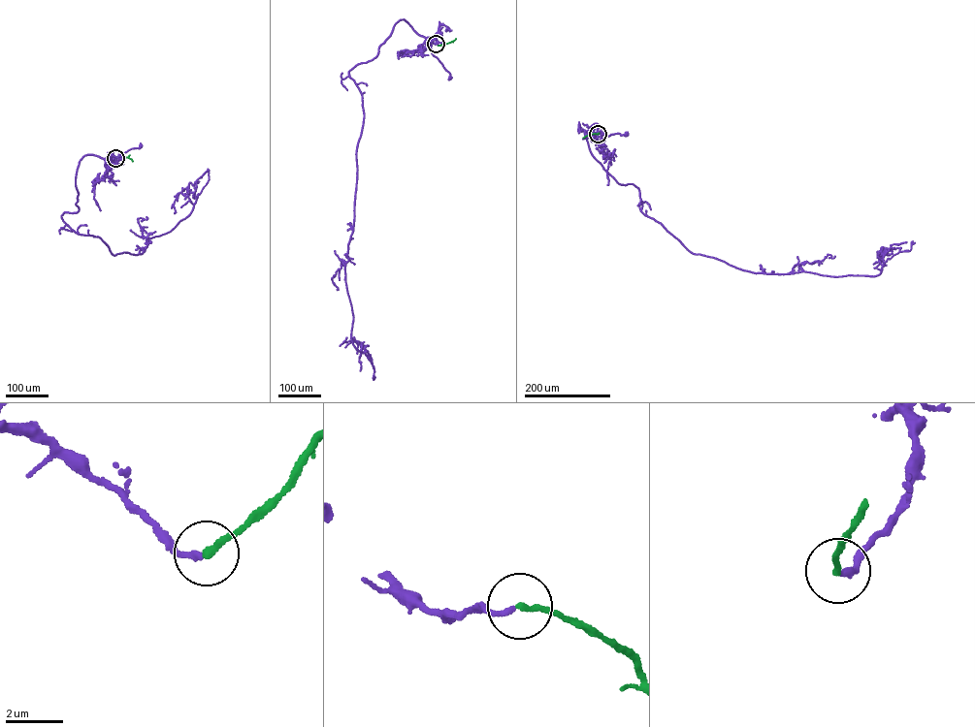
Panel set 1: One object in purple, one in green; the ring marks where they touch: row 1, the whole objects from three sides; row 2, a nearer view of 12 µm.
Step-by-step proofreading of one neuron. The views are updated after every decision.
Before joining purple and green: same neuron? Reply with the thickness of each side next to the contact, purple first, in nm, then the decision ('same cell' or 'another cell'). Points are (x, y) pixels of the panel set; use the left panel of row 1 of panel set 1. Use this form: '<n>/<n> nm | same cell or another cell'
180/240 nm | another cell

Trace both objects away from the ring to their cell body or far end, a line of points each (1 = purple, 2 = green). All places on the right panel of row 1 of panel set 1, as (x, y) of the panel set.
1: (598, 134), (600, 132), (606, 136), (626, 135)
2: (598, 134), (583, 138)

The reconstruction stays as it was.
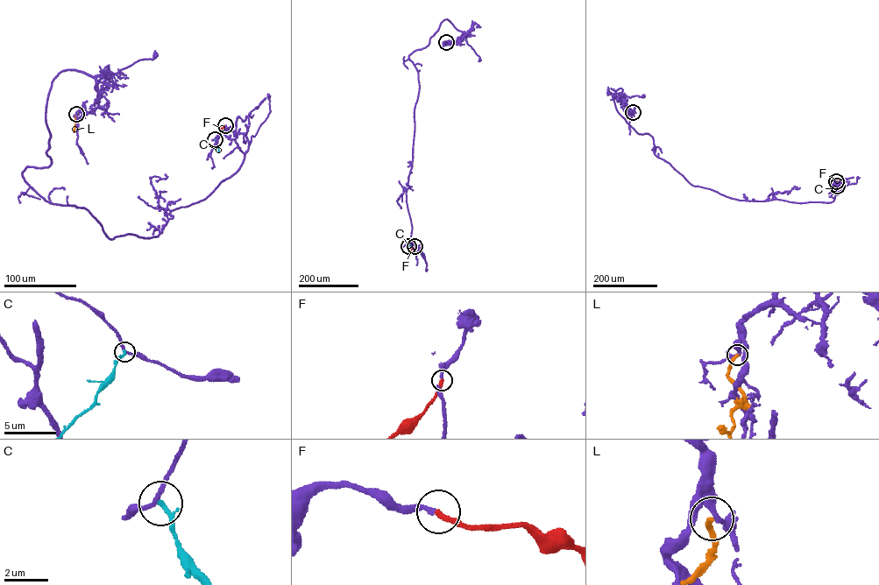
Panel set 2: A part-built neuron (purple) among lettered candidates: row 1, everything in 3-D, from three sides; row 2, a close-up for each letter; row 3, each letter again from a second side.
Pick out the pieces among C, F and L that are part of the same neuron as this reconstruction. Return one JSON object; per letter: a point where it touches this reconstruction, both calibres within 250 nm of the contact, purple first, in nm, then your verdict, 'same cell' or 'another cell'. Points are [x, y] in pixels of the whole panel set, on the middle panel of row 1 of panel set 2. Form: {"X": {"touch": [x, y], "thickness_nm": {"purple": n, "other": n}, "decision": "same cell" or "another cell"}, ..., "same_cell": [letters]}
{"C": {"touch": [408, 246], "thickness_nm": {"purple": 180, "other": 200}, "decision": "another cell"}, "F": {"touch": [414, 246], "thickness_nm": {"purple": 220, "other": 240}, "decision": "same cell"}, "L": {"touch": [446, 42], "thickness_nm": {"purple": 280, "other": 220}, "decision": "another cell"}, "same_cell": ["F"]}

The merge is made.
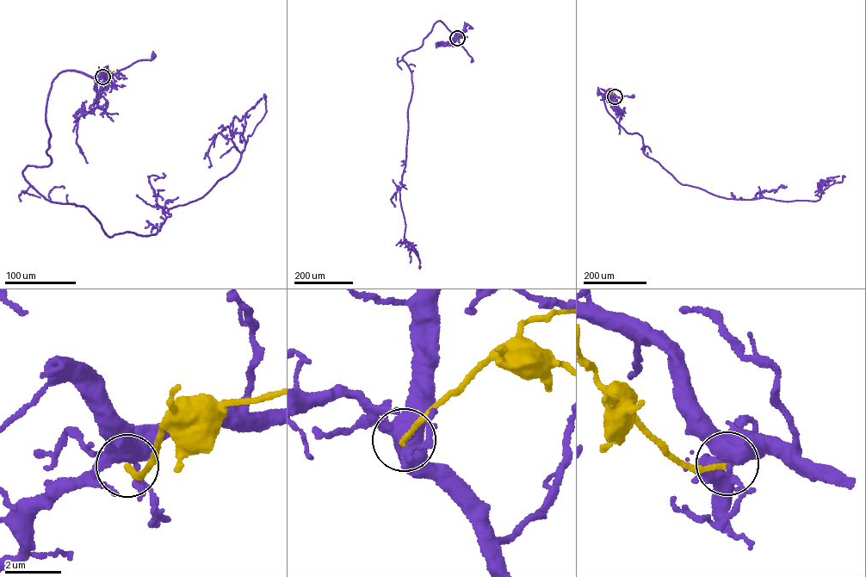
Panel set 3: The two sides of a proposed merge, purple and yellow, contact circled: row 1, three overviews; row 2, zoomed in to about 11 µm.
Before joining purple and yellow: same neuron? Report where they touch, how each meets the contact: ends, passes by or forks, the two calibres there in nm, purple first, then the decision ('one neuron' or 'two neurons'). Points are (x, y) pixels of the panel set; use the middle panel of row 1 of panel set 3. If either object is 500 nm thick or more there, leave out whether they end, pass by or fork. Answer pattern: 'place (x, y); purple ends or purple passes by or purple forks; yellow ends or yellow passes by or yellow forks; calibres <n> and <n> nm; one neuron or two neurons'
place (457, 38); purple forks; yellow ends; calibres 480 and 180 nm; two neurons

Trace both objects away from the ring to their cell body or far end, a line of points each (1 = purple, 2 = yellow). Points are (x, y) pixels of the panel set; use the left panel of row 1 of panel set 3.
1: (102, 77), (153, 57)
2: (102, 77), (114, 71)

